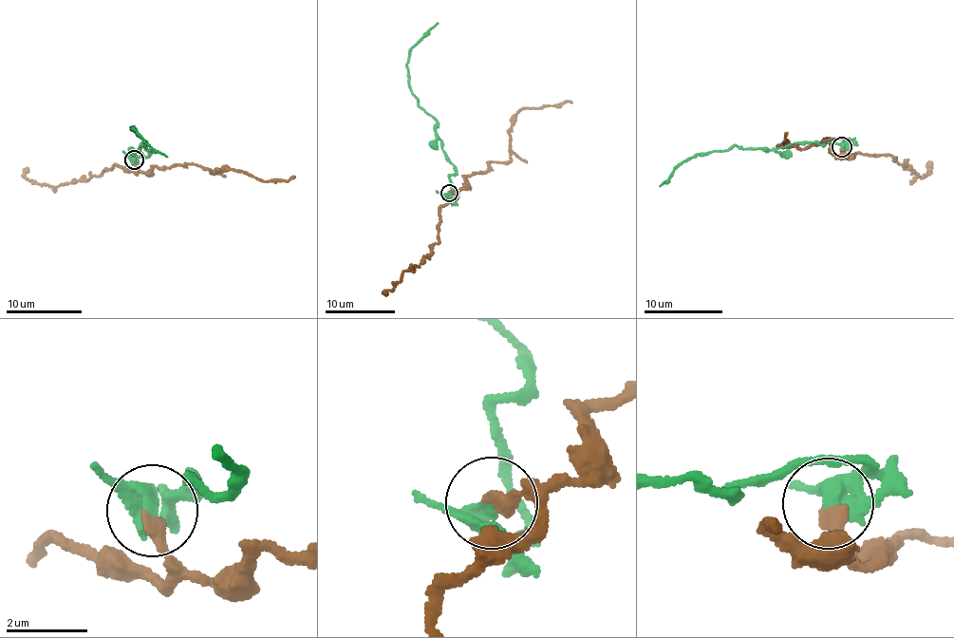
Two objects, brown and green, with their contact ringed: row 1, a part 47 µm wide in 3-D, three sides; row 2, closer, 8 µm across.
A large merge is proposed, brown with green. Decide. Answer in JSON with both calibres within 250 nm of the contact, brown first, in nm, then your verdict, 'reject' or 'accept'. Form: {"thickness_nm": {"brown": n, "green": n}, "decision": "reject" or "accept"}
{"thickness_nm": {"brown": 360, "green": 240}, "decision": "reject"}

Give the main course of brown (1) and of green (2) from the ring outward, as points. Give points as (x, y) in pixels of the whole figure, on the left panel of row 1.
1: (134, 161), (142, 172), (188, 163), (204, 166), (214, 174), (223, 167), (264, 181), (276, 182), (295, 177)
2: (134, 159), (151, 151), (140, 145), (146, 142), (131, 129), (133, 127), (142, 141), (168, 156)

